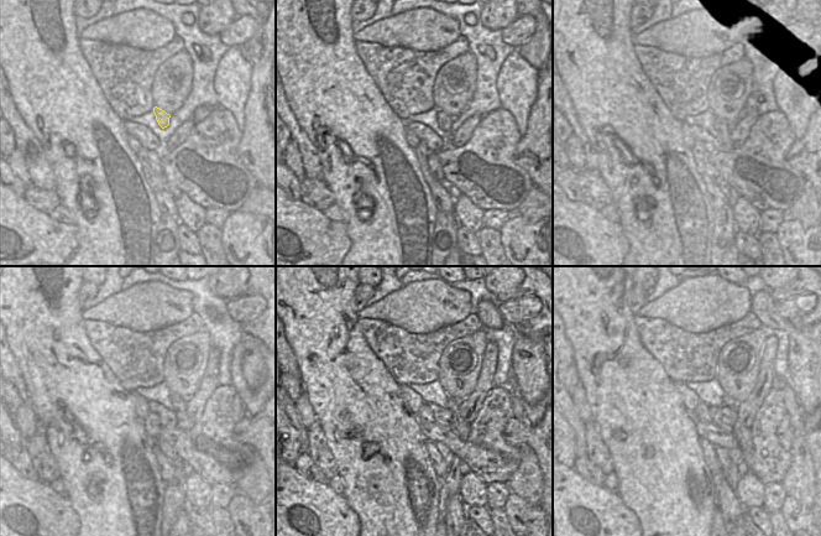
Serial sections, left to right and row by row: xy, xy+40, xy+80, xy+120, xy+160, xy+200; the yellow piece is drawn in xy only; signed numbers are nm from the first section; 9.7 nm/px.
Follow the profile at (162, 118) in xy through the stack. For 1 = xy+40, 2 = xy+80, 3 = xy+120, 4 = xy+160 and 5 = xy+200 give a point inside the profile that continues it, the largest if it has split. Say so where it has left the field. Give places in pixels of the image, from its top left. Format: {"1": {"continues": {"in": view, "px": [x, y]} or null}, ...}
{"1": {"continues": {"in": "xy+40", "px": [444, 121]}}, "2": {"continues": {"in": "xy+80", "px": [721, 125]}}, "3": {"continues": {"in": "xy+120", "px": [182, 421]}}, "4": {"continues": {"in": "xy+160", "px": [463, 428]}}, "5": {"continues": {"in": "xy+200", "px": [743, 435]}}}

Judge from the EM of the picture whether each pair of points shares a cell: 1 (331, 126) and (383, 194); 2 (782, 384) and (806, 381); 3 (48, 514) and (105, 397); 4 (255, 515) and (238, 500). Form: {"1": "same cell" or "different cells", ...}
{"1": "same cell", "2": "different cells", "3": "different cells", "4": "same cell"}

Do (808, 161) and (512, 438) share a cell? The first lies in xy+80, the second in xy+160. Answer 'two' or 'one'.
one

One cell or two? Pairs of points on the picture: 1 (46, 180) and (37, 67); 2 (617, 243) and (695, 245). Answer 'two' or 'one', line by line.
1: two
2: two

